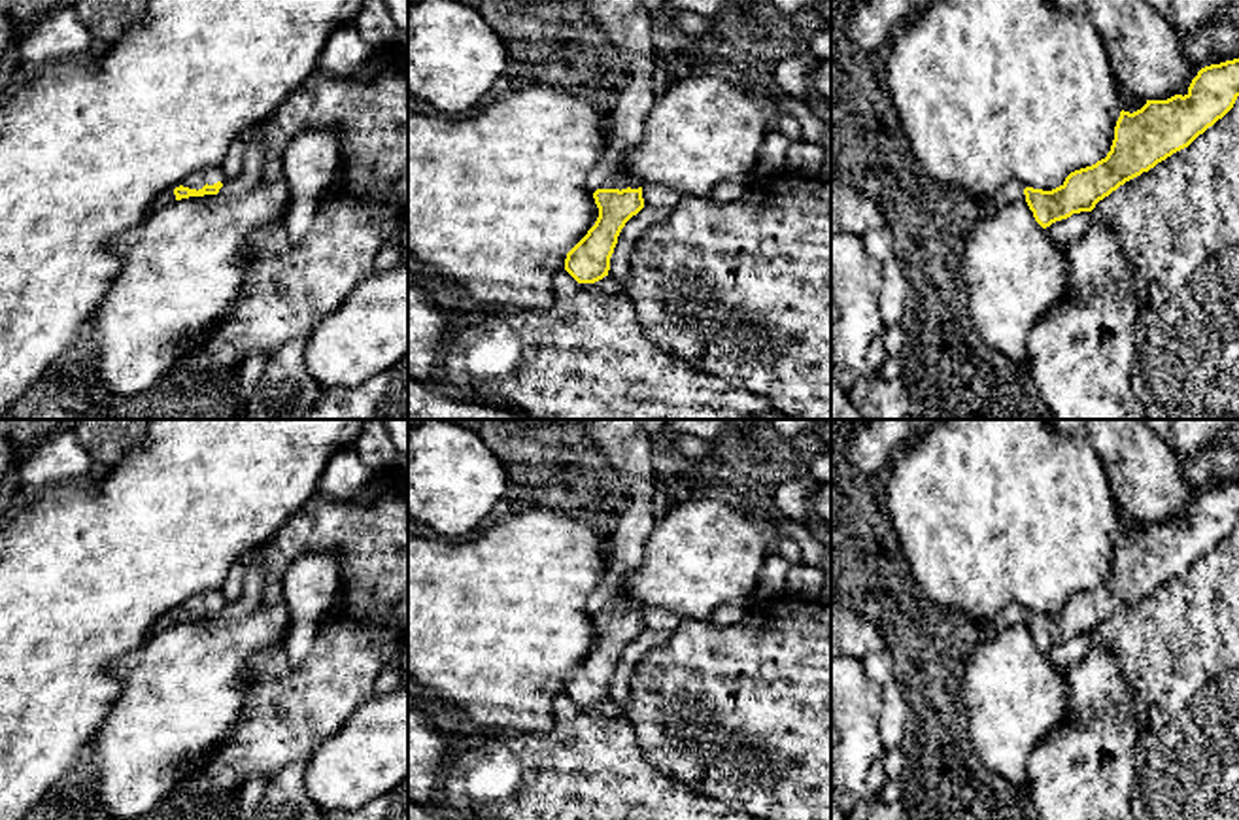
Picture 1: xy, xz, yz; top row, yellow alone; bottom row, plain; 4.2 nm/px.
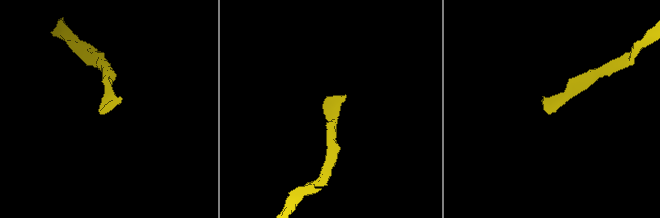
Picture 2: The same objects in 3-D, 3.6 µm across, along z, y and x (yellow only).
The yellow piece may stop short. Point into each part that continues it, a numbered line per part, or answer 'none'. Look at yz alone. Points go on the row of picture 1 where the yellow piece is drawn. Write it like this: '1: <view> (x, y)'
1: yz (1013, 191)

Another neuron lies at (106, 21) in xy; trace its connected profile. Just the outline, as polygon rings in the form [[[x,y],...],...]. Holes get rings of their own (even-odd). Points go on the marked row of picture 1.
[[[77,0],[74,11],[98,47],[117,43],[123,34],[145,19],[149,0]]]

